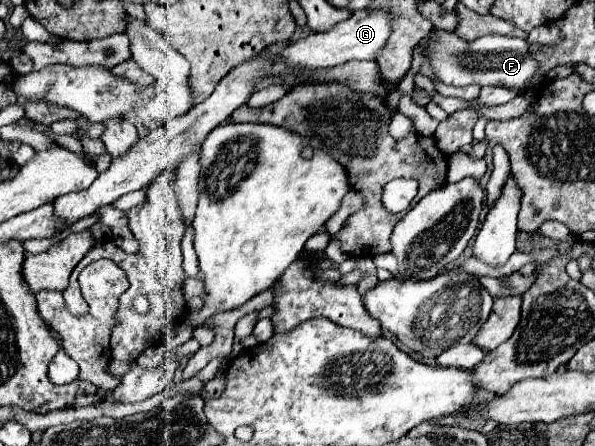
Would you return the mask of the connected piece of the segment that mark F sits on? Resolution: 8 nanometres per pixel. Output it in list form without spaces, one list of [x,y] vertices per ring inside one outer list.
[[[435,31],[429,37],[429,63],[439,77],[439,81],[447,85],[495,85],[495,87],[509,87],[517,91],[525,91],[529,85],[539,87],[541,83],[533,83],[539,65],[537,59],[529,51],[529,43],[519,37],[503,37],[503,35],[485,35],[473,43],[463,41],[455,33]]]

